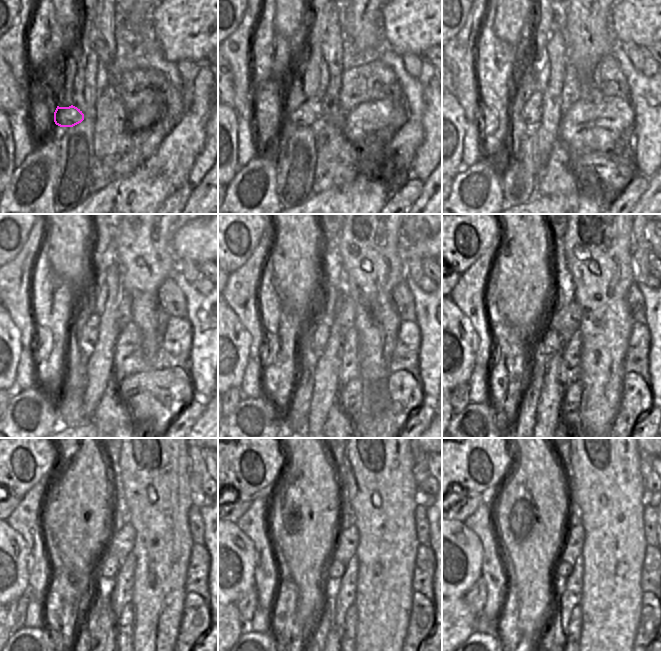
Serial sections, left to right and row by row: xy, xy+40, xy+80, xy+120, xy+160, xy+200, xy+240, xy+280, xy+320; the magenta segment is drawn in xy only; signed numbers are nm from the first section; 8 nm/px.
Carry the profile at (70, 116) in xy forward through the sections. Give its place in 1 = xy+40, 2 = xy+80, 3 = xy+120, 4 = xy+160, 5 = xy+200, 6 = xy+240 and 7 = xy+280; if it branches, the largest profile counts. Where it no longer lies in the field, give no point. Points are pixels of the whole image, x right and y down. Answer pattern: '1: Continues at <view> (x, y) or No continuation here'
1: Continues at xy+40 (306, 114)
2: Continues at xy+80 (531, 113)
3: Continues at xy+120 (89, 332)
4: Continues at xy+160 (321, 329)
5: Continues at xy+200 (554, 344)
6: Continues at xy+240 (109, 566)
7: Continues at xy+280 (335, 569).

